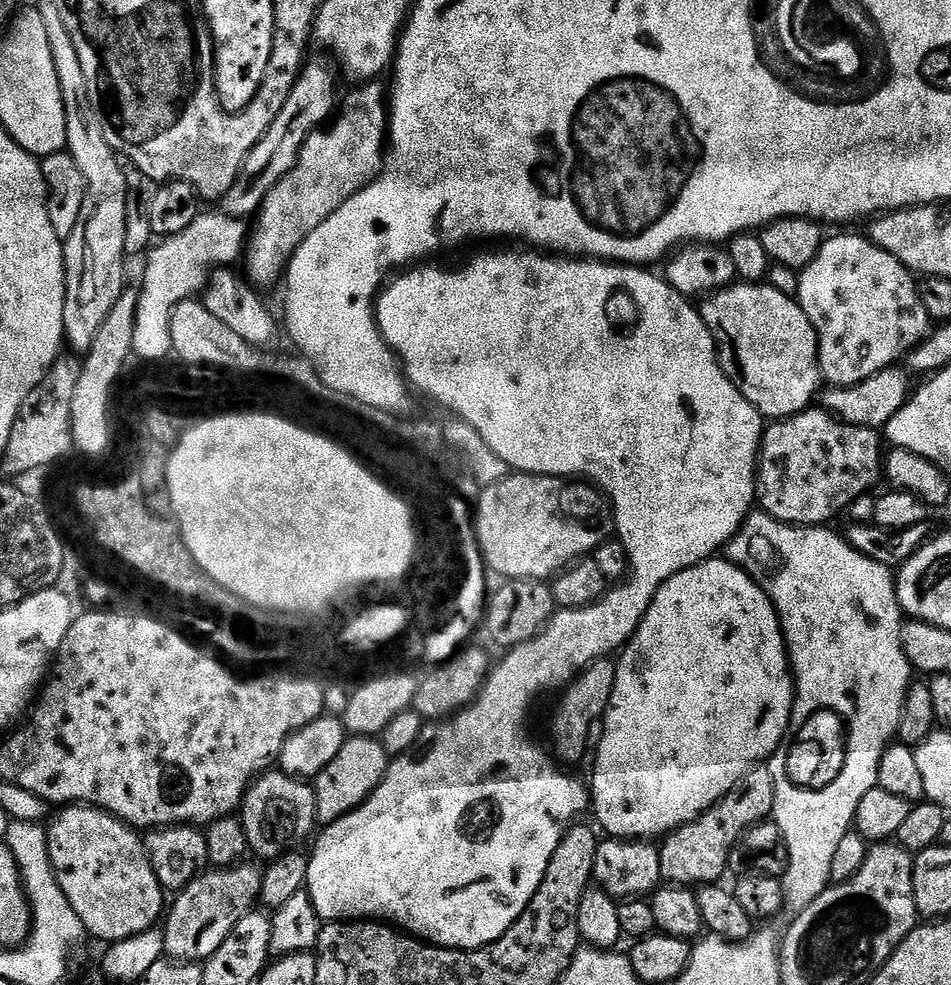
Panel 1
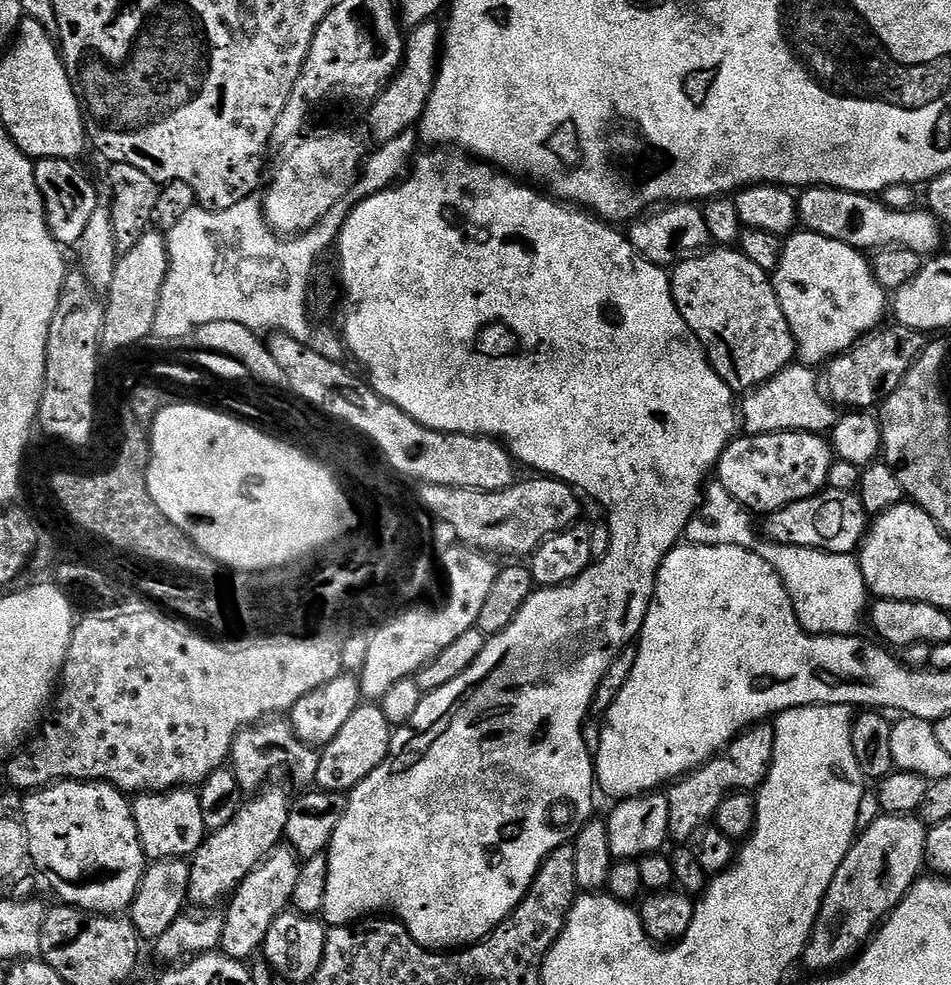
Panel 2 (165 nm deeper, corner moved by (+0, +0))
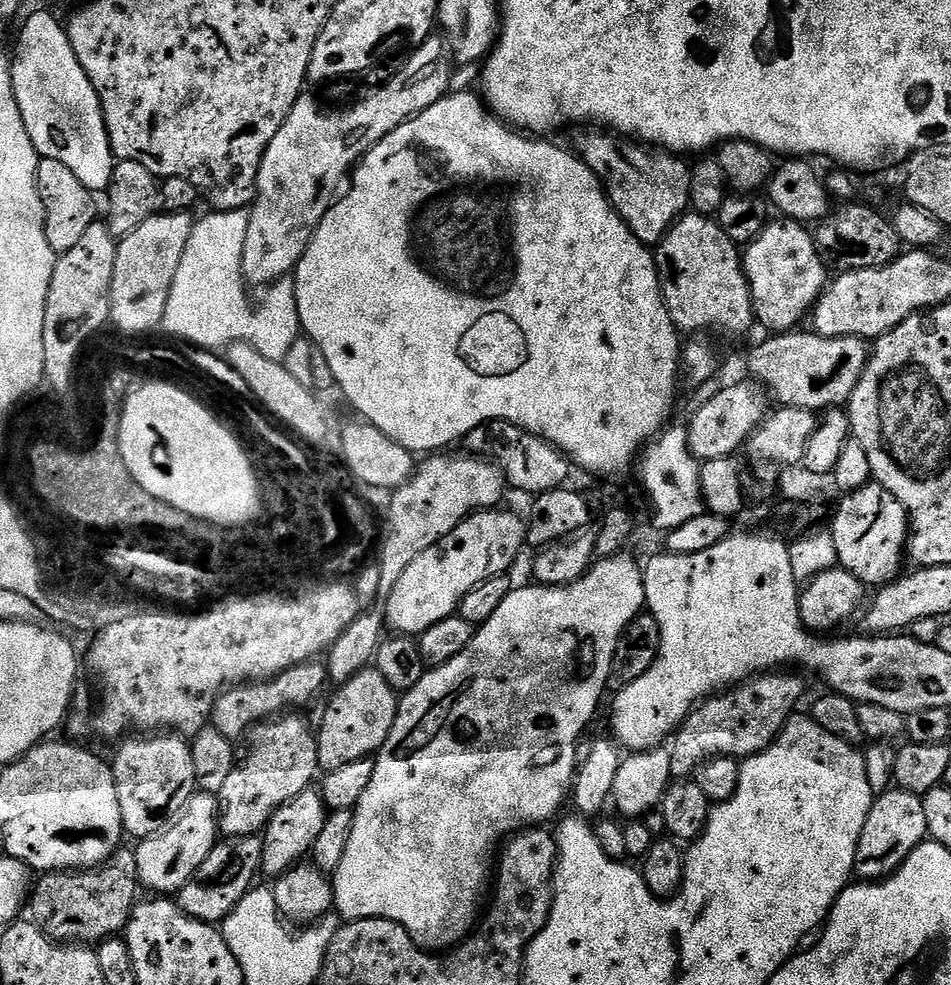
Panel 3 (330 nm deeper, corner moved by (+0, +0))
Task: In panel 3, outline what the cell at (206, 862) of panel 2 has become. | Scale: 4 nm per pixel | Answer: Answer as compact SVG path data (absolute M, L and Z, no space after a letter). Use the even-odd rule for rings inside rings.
M296 715L273 719L255 729L256 737L252 740L248 757L245 760L243 757L237 763L218 793L221 837L235 838L263 833L278 809L286 806L286 802L298 798L302 790L313 787L312 779L316 772L321 771L316 732L313 725L311 728Z

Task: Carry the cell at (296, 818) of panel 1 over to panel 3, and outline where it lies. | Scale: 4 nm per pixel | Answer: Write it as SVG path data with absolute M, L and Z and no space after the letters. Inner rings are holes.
M309 662L286 670L282 674L272 677L271 680L229 686L220 693L215 706L212 707L211 727L217 728L226 737L237 738L236 736L242 735L247 728L255 729L261 722L267 721L277 714L296 710L299 704L310 703L323 690L324 684L328 683L327 667L320 662Z

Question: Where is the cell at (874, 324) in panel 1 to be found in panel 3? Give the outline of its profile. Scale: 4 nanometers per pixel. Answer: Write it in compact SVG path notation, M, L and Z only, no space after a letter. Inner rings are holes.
M776 218L766 223L759 236L743 249L744 273L752 295L752 314L757 325L760 324L772 334L791 332L805 323L806 317L816 307L820 295L824 293L830 276L824 267L822 258L816 252L813 233L803 224L787 218Z

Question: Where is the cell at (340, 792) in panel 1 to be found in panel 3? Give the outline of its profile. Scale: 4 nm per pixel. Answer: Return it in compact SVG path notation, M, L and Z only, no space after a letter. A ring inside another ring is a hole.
M372 666L354 674L354 678L339 685L335 691L324 712L324 721L320 728L318 724L316 732L318 762L325 773L338 770L340 766L347 766L350 762L375 757L386 738L390 738L398 707L398 694L390 686L390 682L386 682L386 678L382 678L382 674Z

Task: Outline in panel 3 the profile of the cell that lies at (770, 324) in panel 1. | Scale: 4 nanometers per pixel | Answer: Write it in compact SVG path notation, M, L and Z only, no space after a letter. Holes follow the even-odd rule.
M685 214L672 225L663 240L655 245L656 269L660 275L660 293L668 307L674 326L684 334L712 334L744 336L754 328L752 295L744 273L741 249L720 229L715 219L695 214Z

